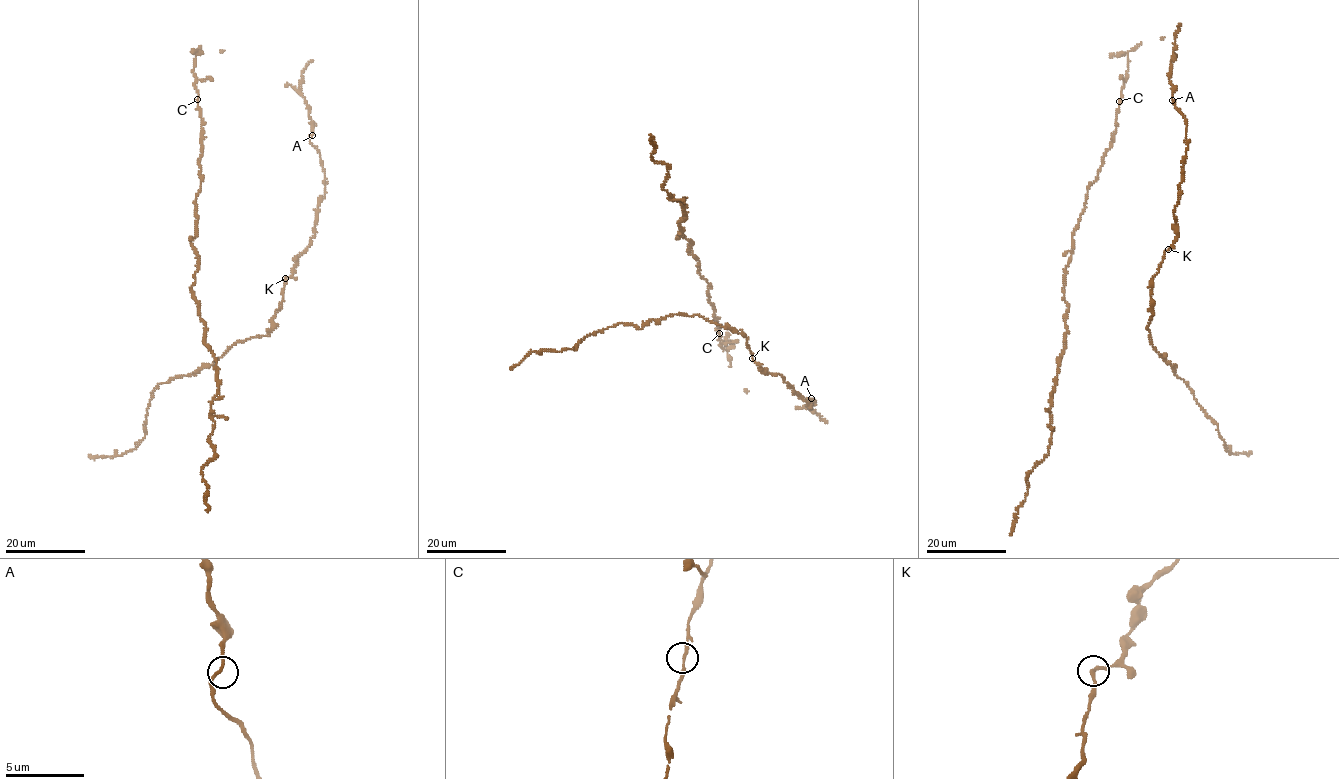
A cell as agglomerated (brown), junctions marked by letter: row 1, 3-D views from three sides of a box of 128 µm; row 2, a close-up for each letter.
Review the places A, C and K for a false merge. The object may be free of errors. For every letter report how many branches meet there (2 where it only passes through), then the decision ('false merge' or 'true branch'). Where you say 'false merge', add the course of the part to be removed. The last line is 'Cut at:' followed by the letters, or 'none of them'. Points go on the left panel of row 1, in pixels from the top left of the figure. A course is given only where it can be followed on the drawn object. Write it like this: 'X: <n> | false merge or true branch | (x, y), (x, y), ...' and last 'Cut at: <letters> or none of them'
A: 2 | true branch
C: 2 | true branch
K: 2 | true branch
Cut at: none of them

